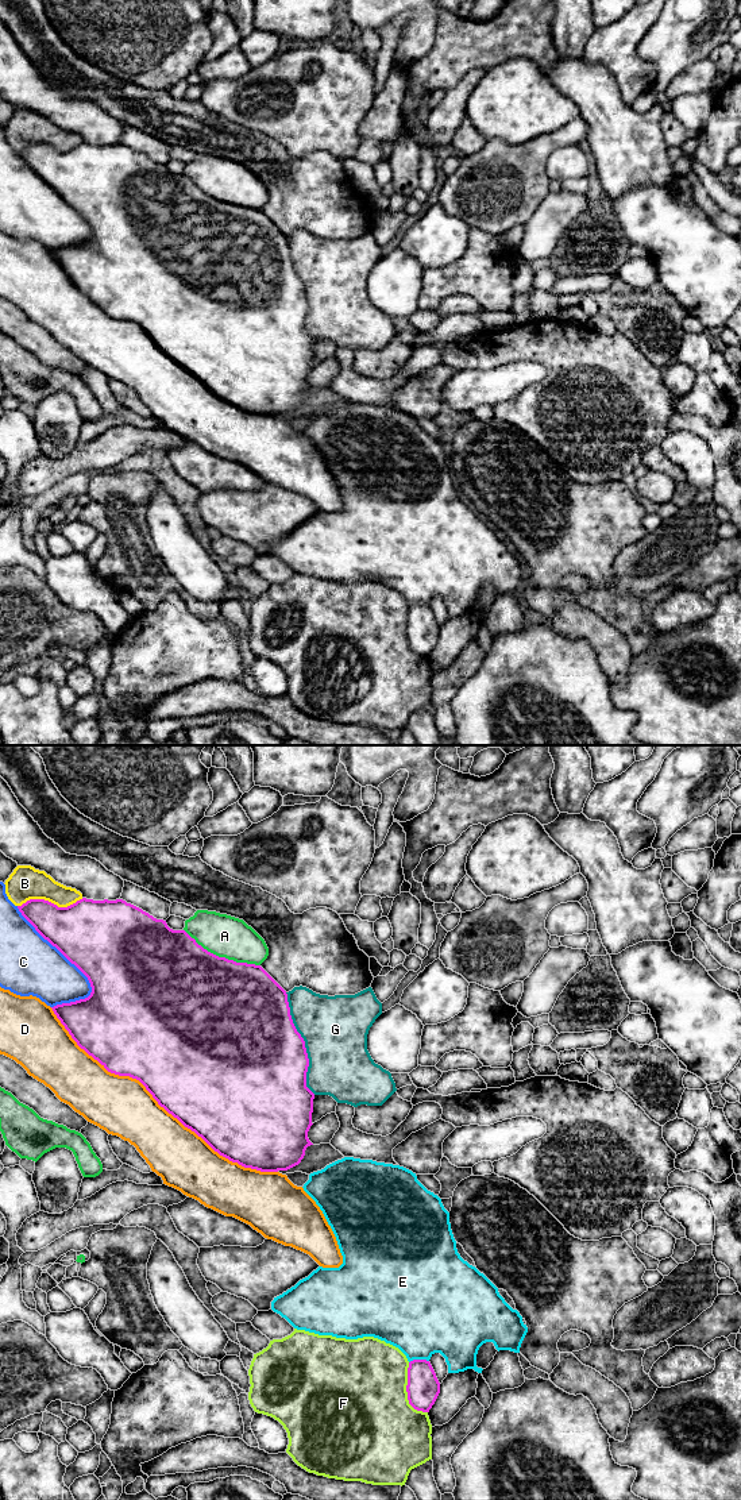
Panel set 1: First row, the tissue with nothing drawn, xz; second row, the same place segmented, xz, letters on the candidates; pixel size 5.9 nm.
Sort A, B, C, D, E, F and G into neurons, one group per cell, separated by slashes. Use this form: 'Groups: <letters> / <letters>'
Groups: A / B / C / D / E / F / G

